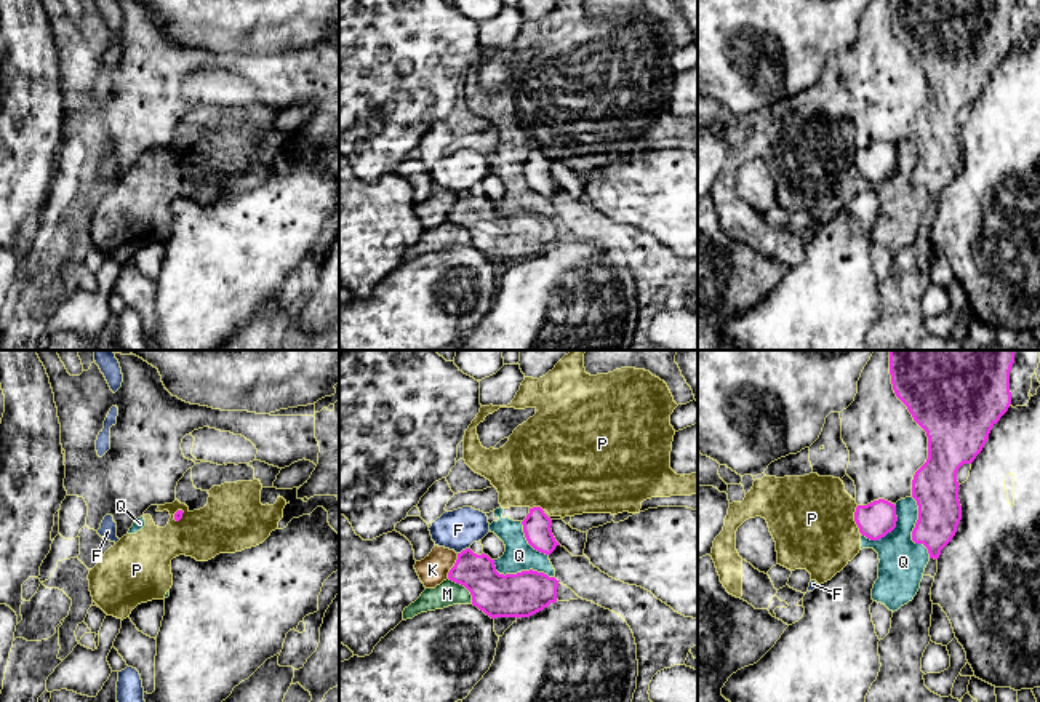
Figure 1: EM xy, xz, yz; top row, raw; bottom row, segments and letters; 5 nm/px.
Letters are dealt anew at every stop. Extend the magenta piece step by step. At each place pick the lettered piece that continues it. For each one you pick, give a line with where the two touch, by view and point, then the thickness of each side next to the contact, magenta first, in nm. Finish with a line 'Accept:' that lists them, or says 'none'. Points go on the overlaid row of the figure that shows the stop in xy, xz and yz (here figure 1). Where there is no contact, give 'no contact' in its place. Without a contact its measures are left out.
Accept: none

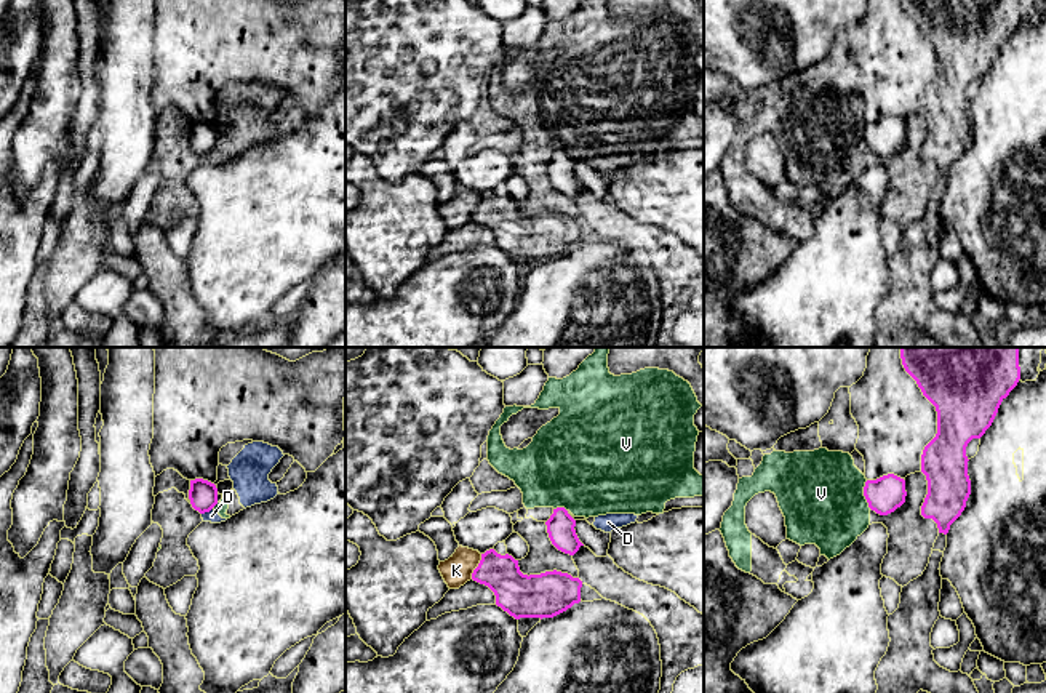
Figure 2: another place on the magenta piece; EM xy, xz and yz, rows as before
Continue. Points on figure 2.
Accept: none

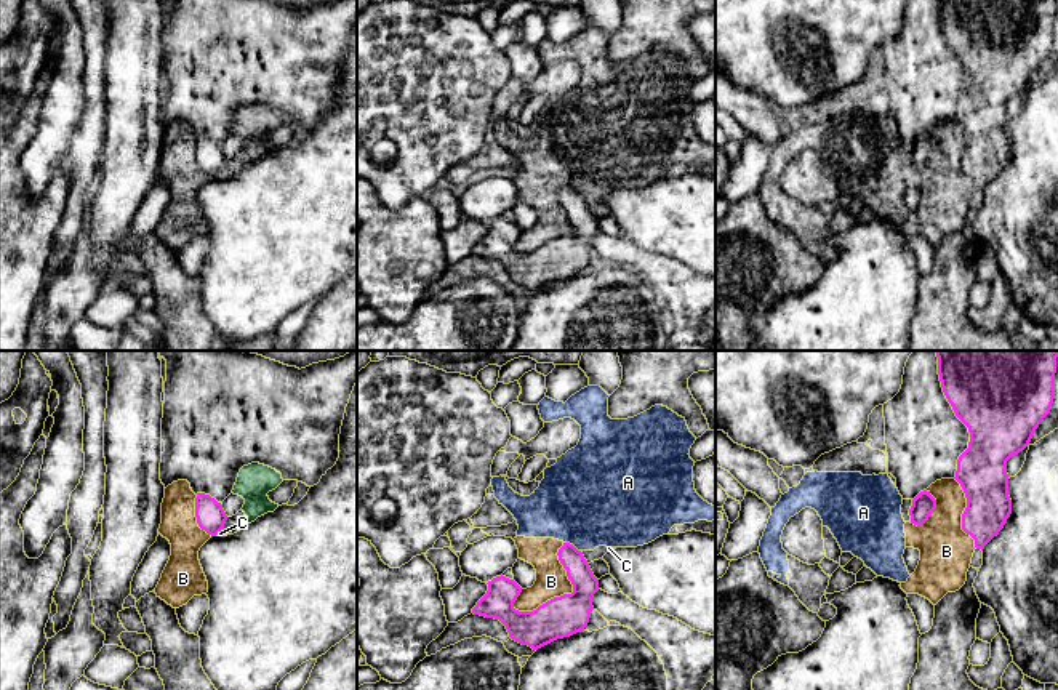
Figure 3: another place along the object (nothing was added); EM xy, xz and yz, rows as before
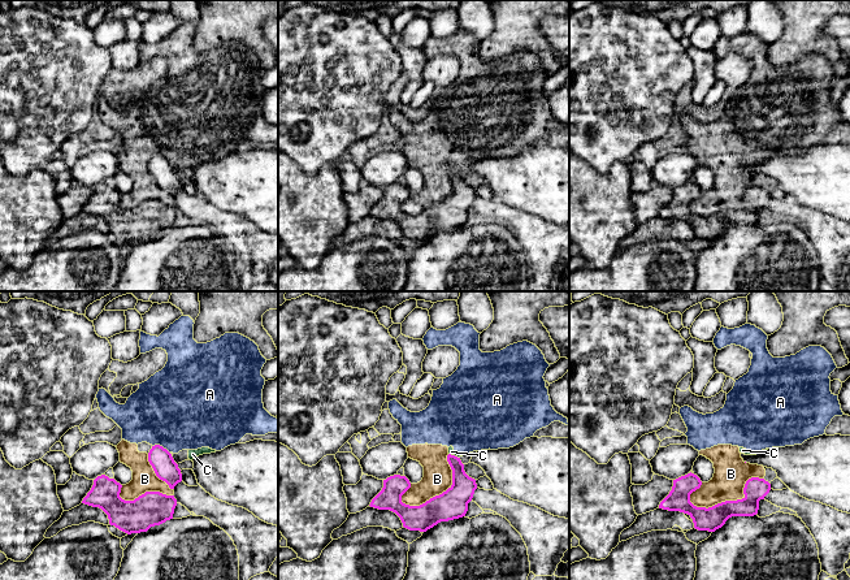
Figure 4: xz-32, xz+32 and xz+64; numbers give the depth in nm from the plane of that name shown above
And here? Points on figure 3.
Accept: none

